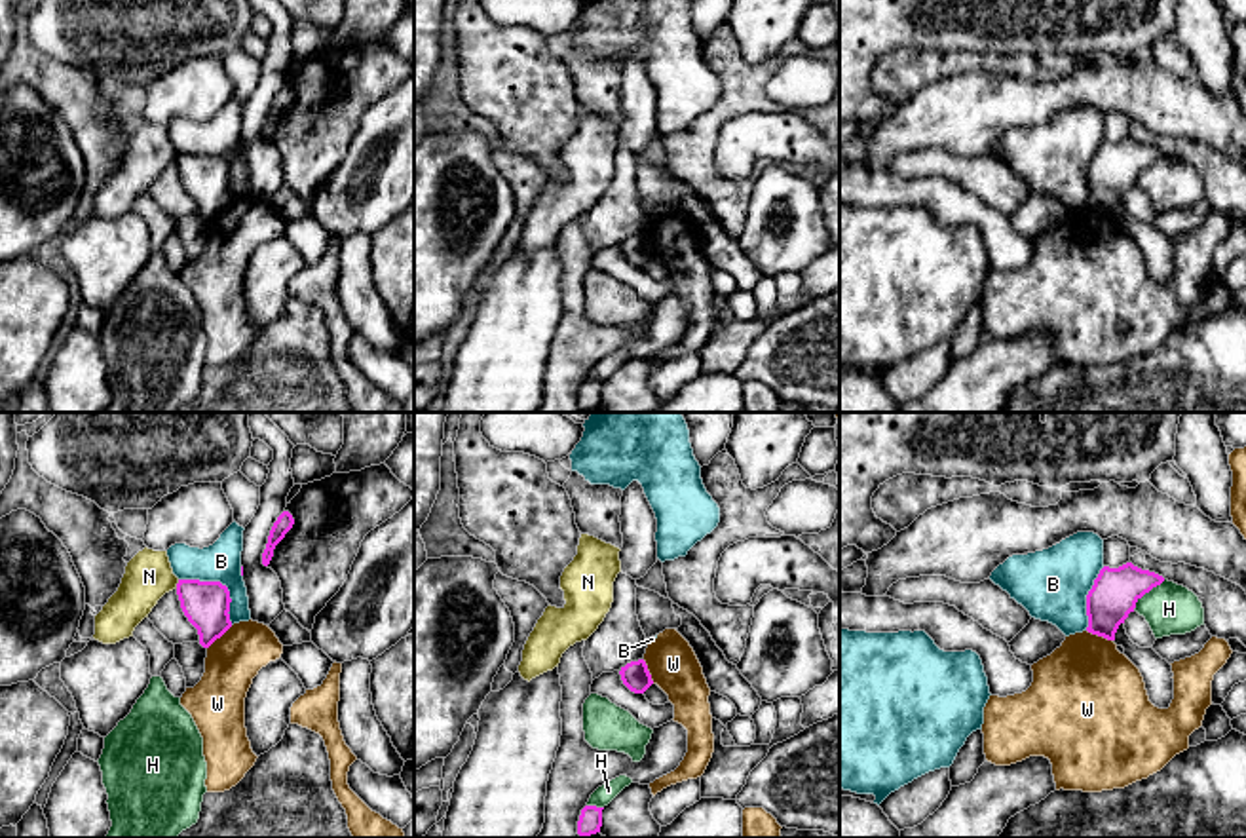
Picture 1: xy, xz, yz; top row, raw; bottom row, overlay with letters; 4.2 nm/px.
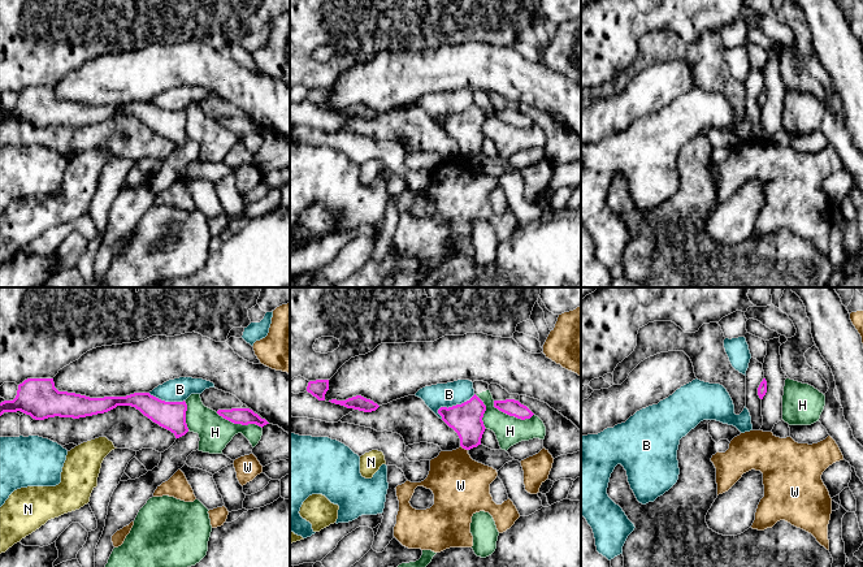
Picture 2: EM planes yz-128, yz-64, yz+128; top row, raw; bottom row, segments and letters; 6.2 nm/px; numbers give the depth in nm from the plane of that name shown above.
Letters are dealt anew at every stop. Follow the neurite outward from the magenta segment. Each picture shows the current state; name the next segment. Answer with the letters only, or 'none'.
none

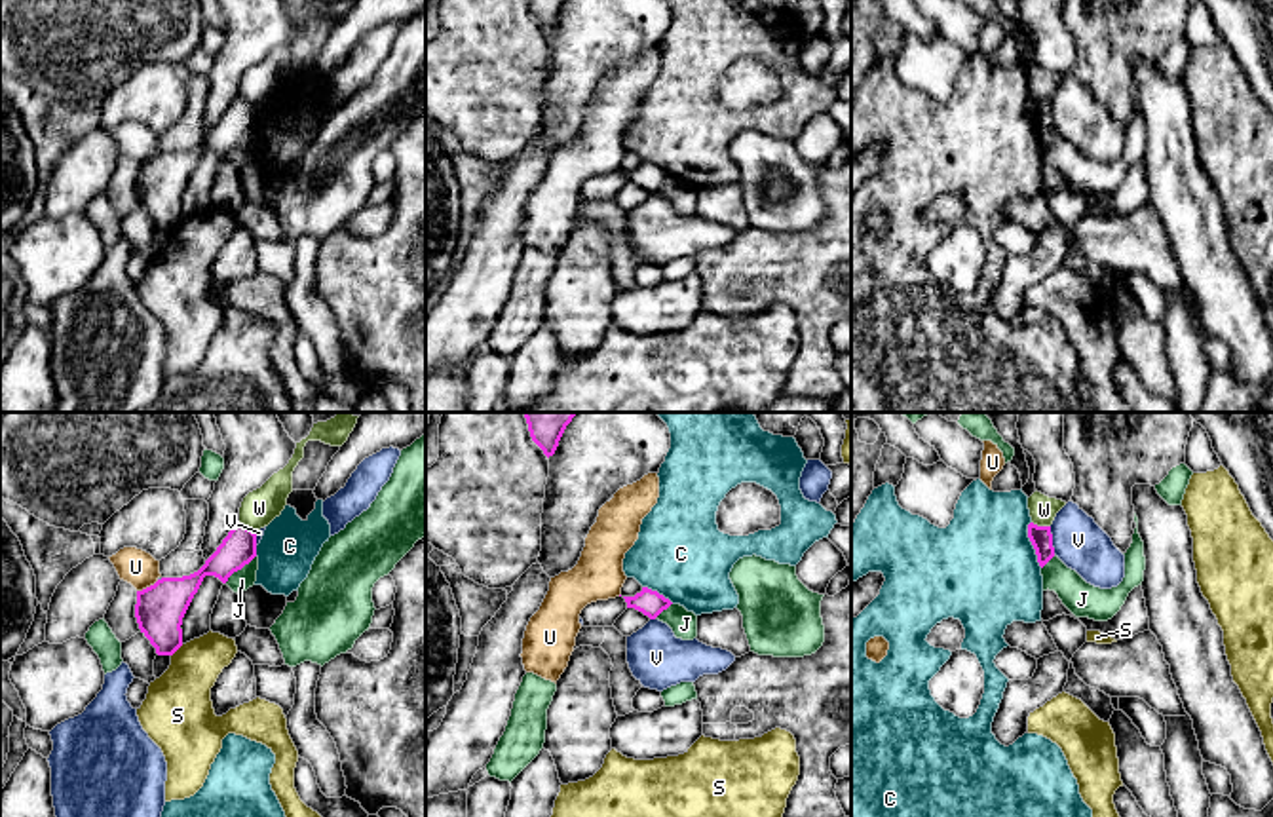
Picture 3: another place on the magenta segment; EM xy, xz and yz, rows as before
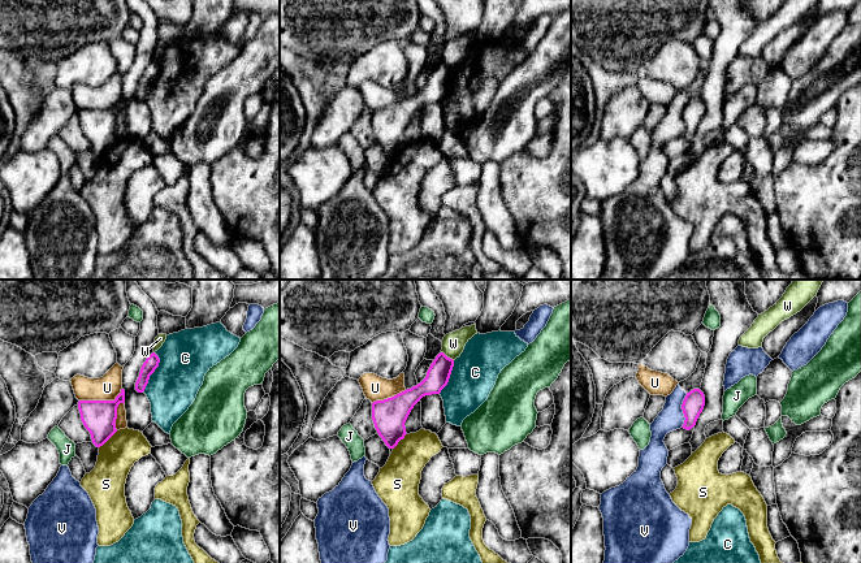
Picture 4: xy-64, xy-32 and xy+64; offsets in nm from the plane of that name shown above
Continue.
none

